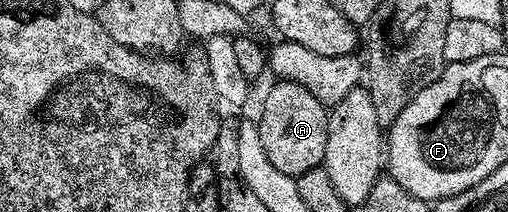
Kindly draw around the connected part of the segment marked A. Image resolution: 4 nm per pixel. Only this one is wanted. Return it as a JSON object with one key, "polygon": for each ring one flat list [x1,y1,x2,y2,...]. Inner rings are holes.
{"polygon":[[281,80,273,83,273,88,264,96,264,109,258,115,260,125,260,137,262,138,262,150,266,150,266,158,277,170,287,176,301,176,306,170,321,167,326,154,326,138,328,137,328,114,329,109,306,86,298,86,289,80]]}

